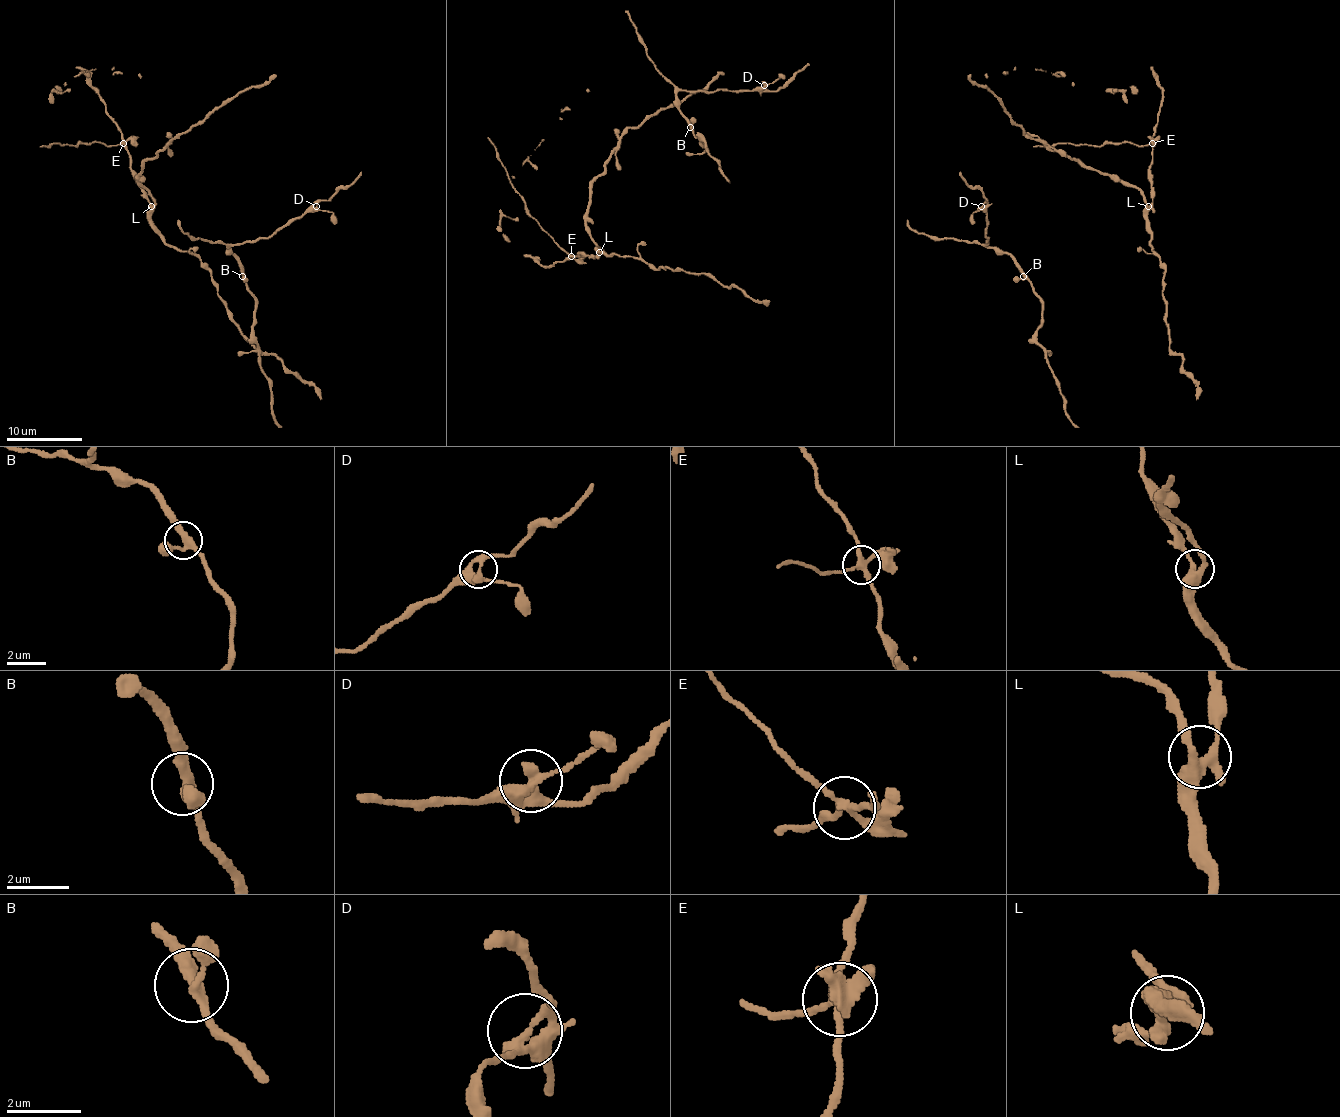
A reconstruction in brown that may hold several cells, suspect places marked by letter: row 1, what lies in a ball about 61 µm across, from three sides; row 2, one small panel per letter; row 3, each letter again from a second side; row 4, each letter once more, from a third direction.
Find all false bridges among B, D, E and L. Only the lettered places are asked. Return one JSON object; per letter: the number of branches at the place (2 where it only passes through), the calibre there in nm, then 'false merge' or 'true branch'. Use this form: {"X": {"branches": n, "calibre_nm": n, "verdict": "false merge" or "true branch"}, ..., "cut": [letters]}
{"B": {"branches": 3, "calibre_nm": 260, "verdict": "true branch"}, "D": {"branches": 4, "calibre_nm": 320, "verdict": "true branch"}, "E": {"branches": 4, "calibre_nm": 240, "verdict": "false merge"}, "L": {"branches": 3, "calibre_nm": 400, "verdict": "true branch"}, "cut": ["E"]}

